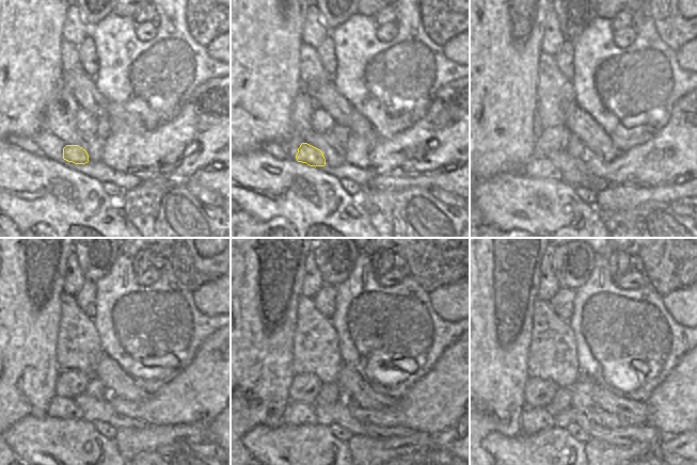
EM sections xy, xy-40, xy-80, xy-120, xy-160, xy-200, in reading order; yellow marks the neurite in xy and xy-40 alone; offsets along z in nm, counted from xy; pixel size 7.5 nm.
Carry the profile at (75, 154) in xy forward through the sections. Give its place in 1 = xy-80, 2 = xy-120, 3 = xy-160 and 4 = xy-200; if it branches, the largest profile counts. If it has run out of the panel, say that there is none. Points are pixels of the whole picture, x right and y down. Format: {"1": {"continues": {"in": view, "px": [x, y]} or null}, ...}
{"1": {"continues": {"in": "xy-80", "px": [538, 167]}}, "2": {"continues": {"in": "xy-120", "px": [62, 407]}}, "3": {"continues": {"in": "xy-160", "px": [296, 413]}}, "4": {"continues": {"in": "xy-200", "px": [532, 419]}}}

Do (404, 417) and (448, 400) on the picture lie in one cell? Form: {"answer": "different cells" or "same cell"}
{"answer": "same cell"}

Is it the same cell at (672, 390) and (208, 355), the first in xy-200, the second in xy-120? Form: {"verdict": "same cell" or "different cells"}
{"verdict": "same cell"}

